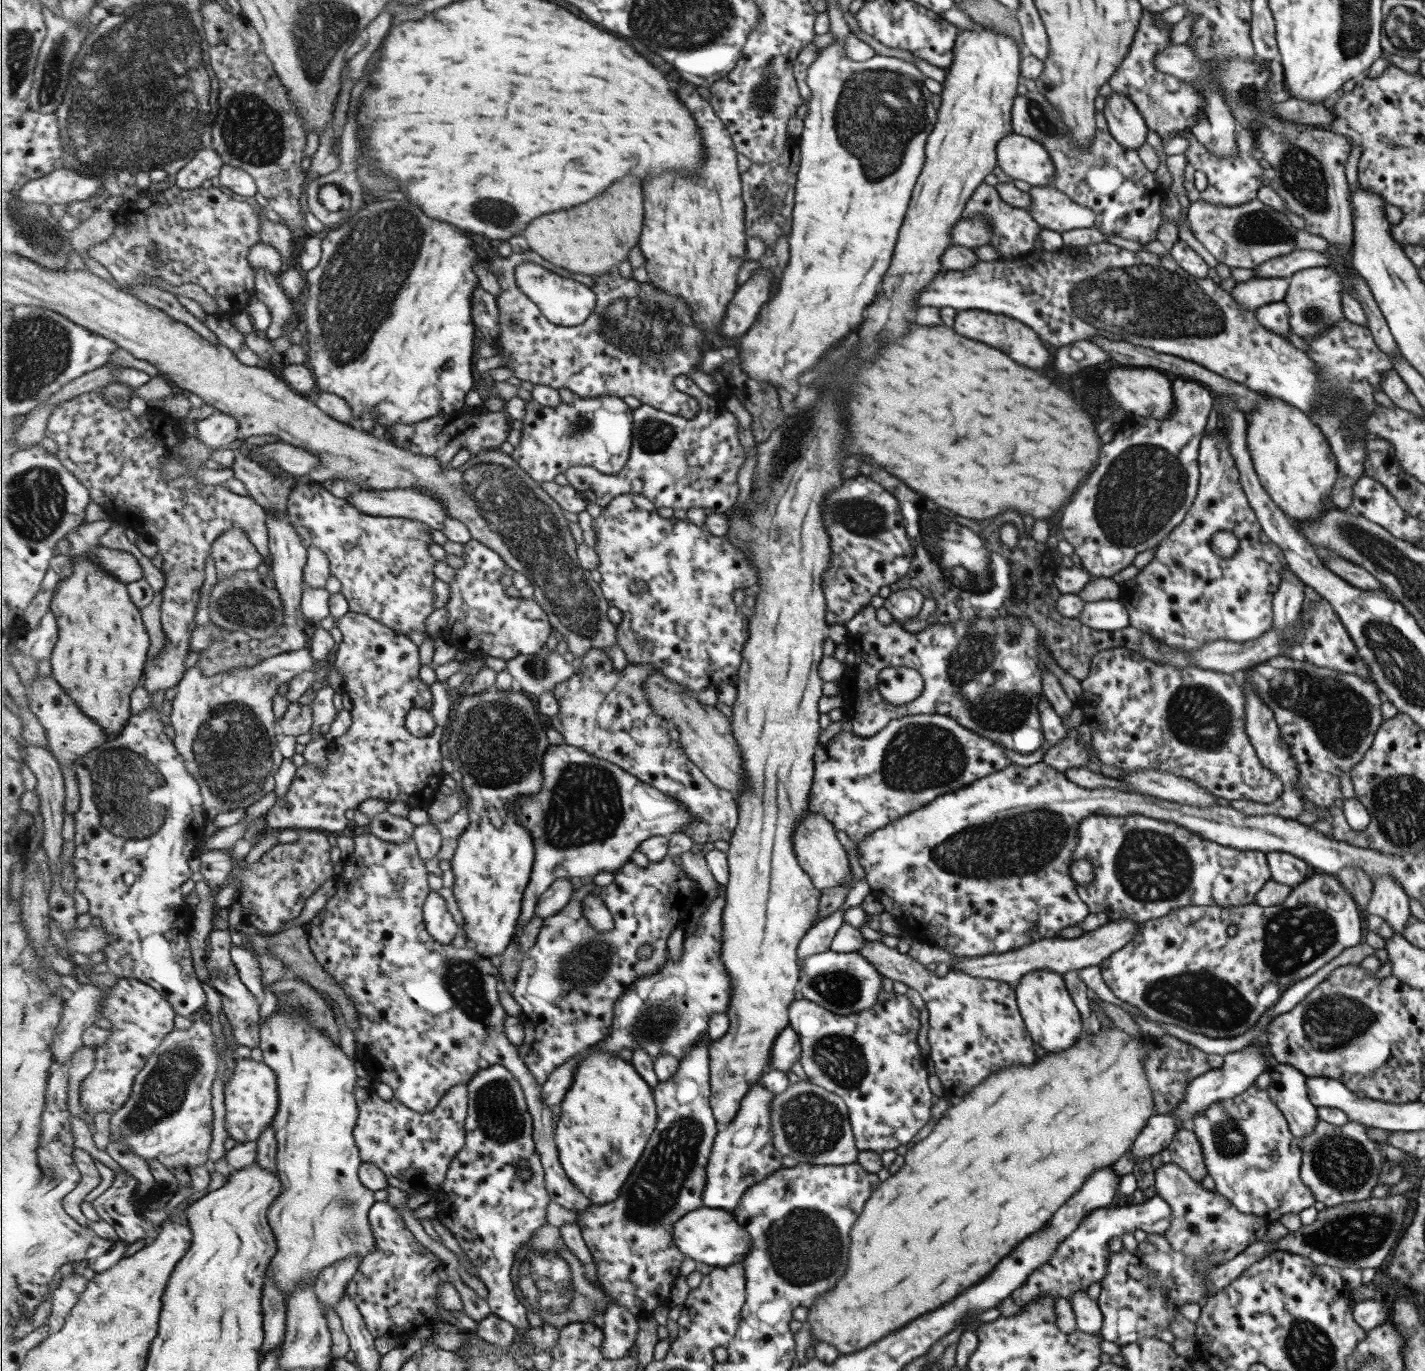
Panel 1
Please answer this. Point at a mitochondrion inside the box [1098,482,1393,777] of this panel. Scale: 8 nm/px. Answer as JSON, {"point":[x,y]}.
{"point":[1340,716]}

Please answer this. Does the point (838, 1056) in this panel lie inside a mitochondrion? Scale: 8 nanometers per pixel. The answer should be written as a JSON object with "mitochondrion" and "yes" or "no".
{"mitochondrion":"yes"}

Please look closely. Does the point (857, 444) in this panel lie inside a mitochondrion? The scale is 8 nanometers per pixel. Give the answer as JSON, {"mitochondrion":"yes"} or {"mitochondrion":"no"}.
{"mitochondrion":"no"}

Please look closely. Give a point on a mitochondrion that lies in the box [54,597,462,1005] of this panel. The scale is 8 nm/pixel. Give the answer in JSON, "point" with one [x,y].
{"point":[231,750]}

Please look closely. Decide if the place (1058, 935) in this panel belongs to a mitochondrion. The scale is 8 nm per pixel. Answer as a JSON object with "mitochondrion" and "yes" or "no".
{"mitochondrion":"no"}

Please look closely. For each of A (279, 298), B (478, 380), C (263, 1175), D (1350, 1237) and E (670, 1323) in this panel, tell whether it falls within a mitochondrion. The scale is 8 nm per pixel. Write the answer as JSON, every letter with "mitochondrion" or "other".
{"A":"other","B":"other","C":"other","D":"mitochondrion","E":"other"}

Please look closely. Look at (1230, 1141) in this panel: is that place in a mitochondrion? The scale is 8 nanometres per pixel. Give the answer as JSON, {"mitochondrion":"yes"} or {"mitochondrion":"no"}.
{"mitochondrion":"yes"}

